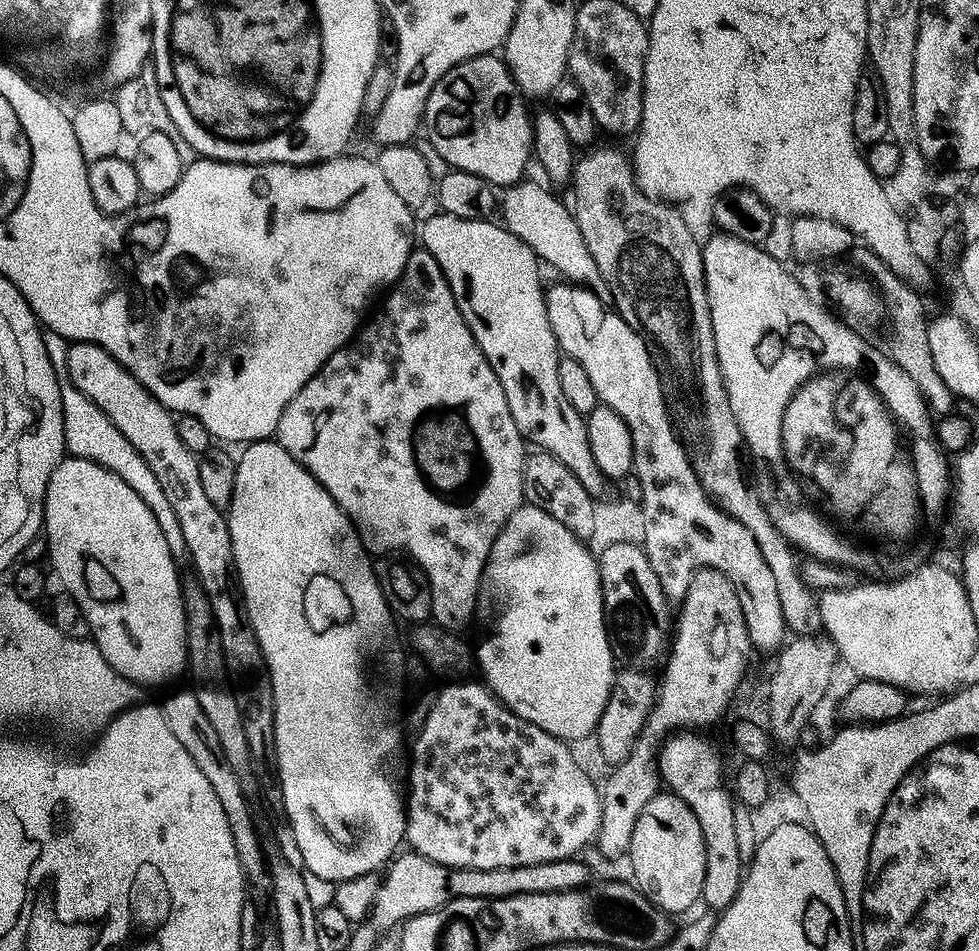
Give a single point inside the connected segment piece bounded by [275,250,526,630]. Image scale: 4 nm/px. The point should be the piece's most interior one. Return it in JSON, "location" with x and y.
{"location":[407,427]}

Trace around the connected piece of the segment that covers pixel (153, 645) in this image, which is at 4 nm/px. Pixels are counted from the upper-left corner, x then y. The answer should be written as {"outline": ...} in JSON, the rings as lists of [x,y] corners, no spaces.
{"outline":[[[76,456],[61,460],[59,466],[50,474],[44,491],[42,532],[45,537],[48,535],[48,556],[52,559],[52,568],[56,571],[57,578],[64,583],[63,591],[72,596],[74,602],[78,602],[82,614],[86,614],[92,643],[98,646],[102,658],[106,658],[106,662],[110,662],[110,666],[114,666],[118,674],[122,674],[128,680],[136,681],[141,686],[149,686],[148,684],[164,684],[167,680],[174,679],[179,672],[185,671],[188,662],[188,639],[186,638],[184,589],[182,579],[180,580],[179,574],[176,573],[177,557],[172,555],[170,546],[166,546],[166,534],[162,534],[162,526],[158,526],[158,518],[150,514],[150,506],[146,506],[146,502],[142,502],[142,498],[138,498],[138,494],[134,494],[134,490],[130,490],[130,486],[126,486],[122,478],[118,478],[118,474]]]}

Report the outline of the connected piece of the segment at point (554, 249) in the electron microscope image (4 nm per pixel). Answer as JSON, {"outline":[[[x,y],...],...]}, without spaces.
{"outline":[[[522,178],[517,184],[507,185],[503,189],[502,195],[498,200],[499,215],[504,215],[502,219],[503,227],[507,228],[510,234],[514,234],[526,246],[530,246],[530,250],[536,255],[537,261],[549,264],[552,268],[557,268],[561,272],[565,281],[571,282],[577,286],[589,288],[599,300],[611,301],[612,295],[606,286],[606,282],[602,278],[602,274],[598,274],[598,265],[594,263],[594,258],[590,258],[590,250],[586,246],[586,242],[582,238],[582,230],[578,230],[578,222],[575,215],[555,196],[551,187],[539,184],[536,180],[528,180]]]}

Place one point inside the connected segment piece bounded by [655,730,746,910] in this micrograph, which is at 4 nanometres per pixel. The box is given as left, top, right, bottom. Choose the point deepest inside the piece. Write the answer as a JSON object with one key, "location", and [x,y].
{"location":[690,765]}

